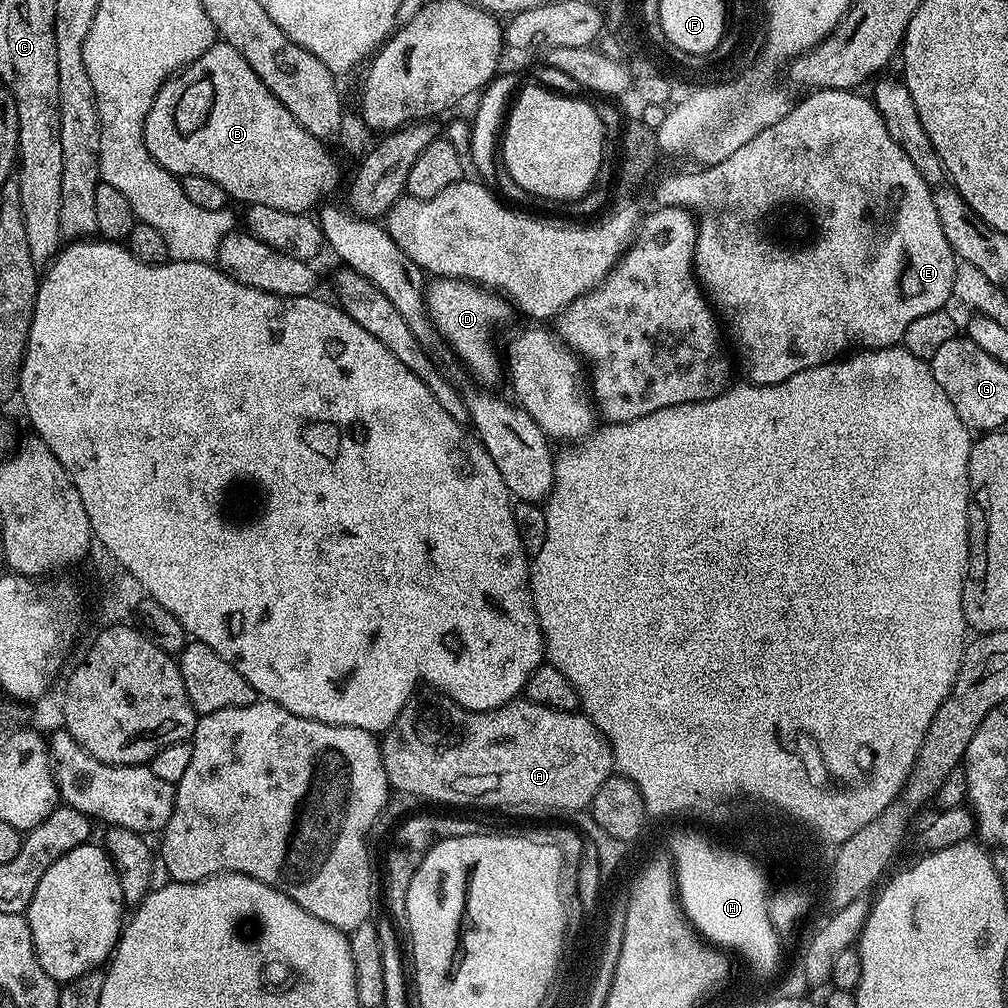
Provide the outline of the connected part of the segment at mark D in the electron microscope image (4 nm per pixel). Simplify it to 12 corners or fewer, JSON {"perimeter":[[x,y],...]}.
{"perimeter":[[467,280],[427,285],[428,317],[480,386],[502,380],[492,331],[503,295]]}

